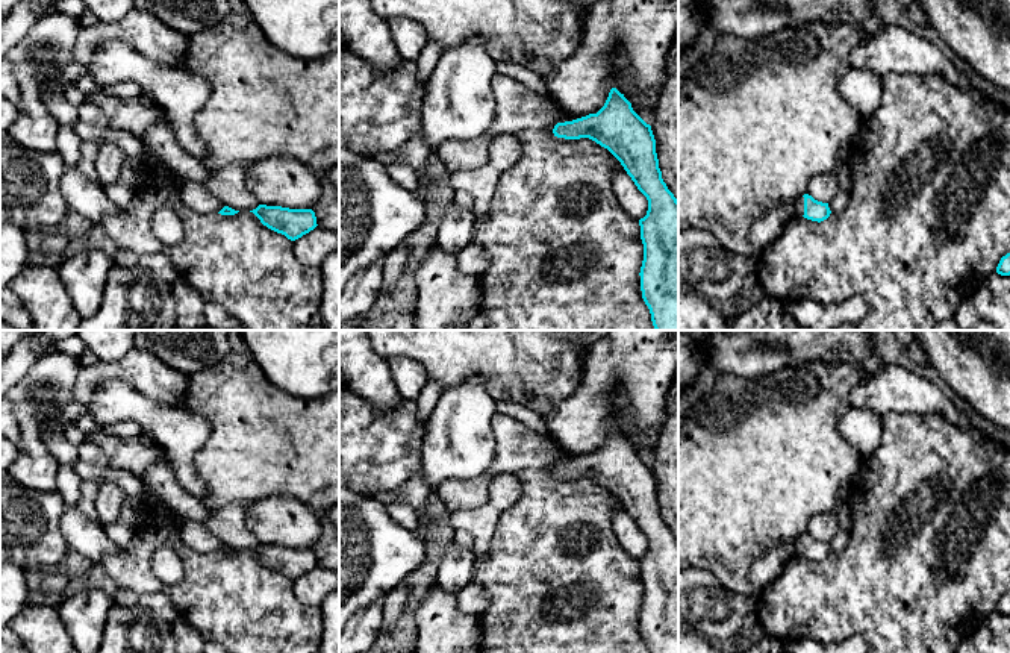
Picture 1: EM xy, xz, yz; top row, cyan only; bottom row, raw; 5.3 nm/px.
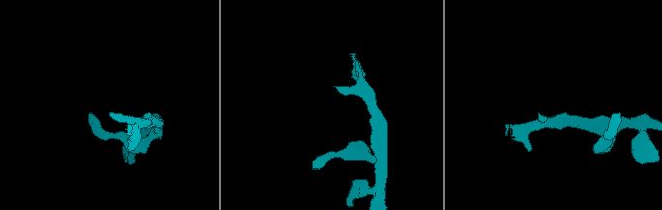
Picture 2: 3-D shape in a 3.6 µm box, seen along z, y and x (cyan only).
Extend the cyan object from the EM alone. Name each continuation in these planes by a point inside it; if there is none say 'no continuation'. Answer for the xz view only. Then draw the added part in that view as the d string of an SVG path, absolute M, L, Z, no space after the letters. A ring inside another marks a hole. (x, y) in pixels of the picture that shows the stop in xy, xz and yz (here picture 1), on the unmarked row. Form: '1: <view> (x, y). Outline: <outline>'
no continuation

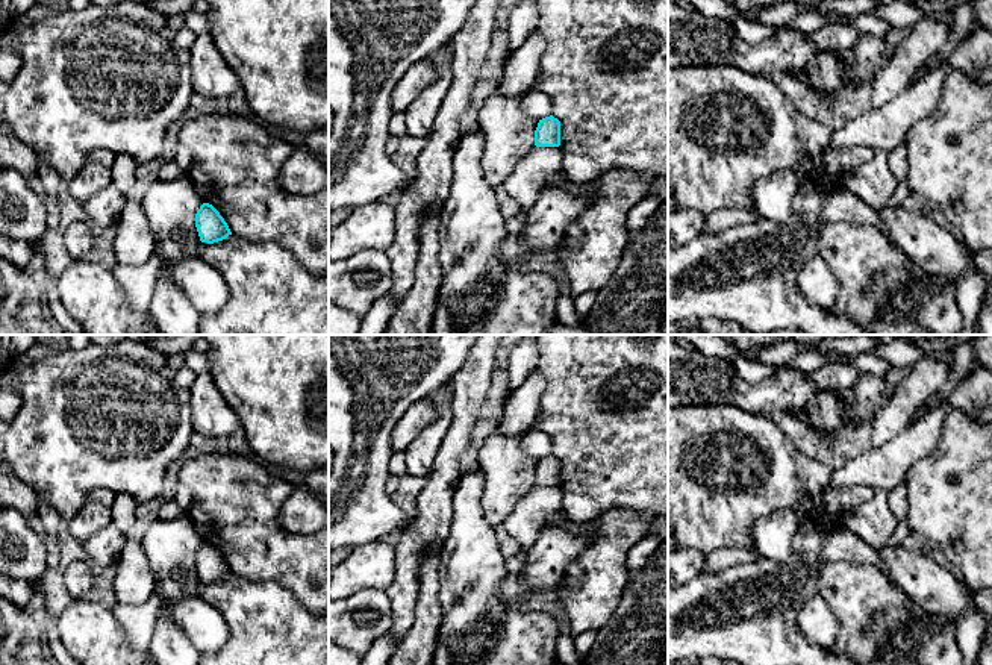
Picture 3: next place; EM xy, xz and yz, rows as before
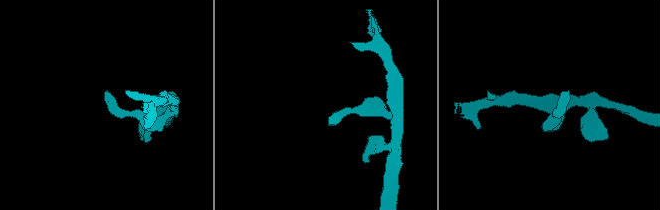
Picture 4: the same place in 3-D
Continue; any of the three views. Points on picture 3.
no continuation

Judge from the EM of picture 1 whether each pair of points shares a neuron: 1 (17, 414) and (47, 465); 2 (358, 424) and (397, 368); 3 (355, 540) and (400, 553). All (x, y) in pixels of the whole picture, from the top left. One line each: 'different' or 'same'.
1: same
2: different
3: same

